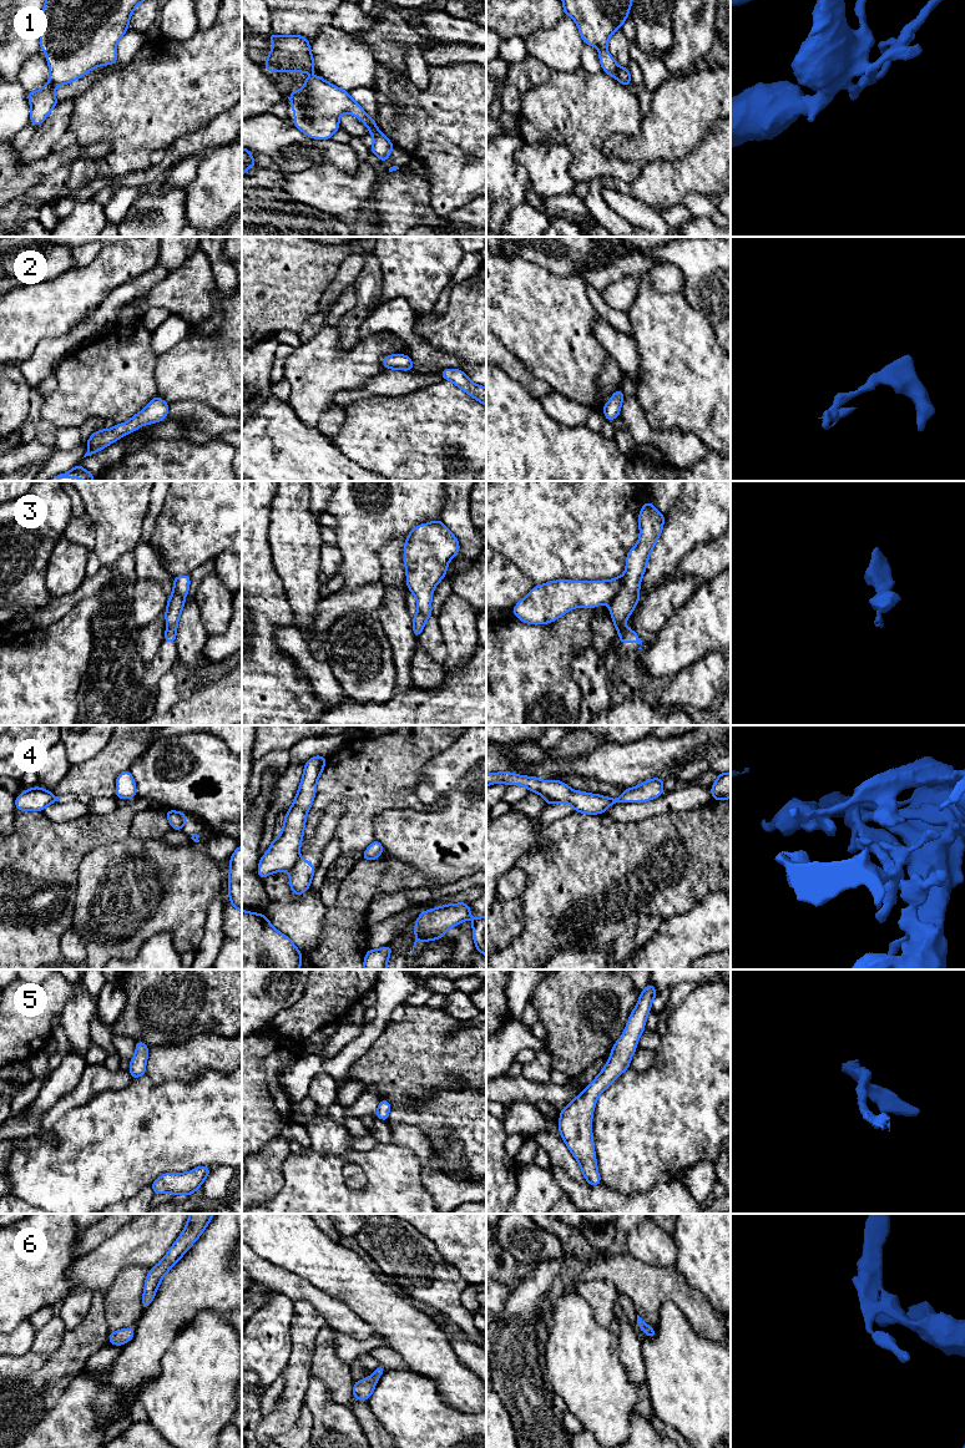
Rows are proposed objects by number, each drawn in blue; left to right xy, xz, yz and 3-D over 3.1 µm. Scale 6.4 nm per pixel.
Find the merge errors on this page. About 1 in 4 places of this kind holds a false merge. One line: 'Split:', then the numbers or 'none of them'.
Split: 3, 4

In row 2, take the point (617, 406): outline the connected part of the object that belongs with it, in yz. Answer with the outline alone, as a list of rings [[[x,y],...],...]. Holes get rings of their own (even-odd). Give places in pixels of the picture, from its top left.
[[[616,390],[612,394],[610,401],[603,405],[602,411],[607,421],[613,421],[617,416],[620,416],[623,398],[625,395],[622,390]]]

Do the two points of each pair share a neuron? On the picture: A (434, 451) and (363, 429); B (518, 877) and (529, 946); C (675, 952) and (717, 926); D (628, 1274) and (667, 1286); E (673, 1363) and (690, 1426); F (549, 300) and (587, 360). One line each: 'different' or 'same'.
A: same
B: different
C: same
D: same
E: same
F: same

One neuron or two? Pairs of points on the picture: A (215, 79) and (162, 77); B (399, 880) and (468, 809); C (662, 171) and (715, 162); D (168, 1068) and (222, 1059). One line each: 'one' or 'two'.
A: one
B: two
C: one
D: one

